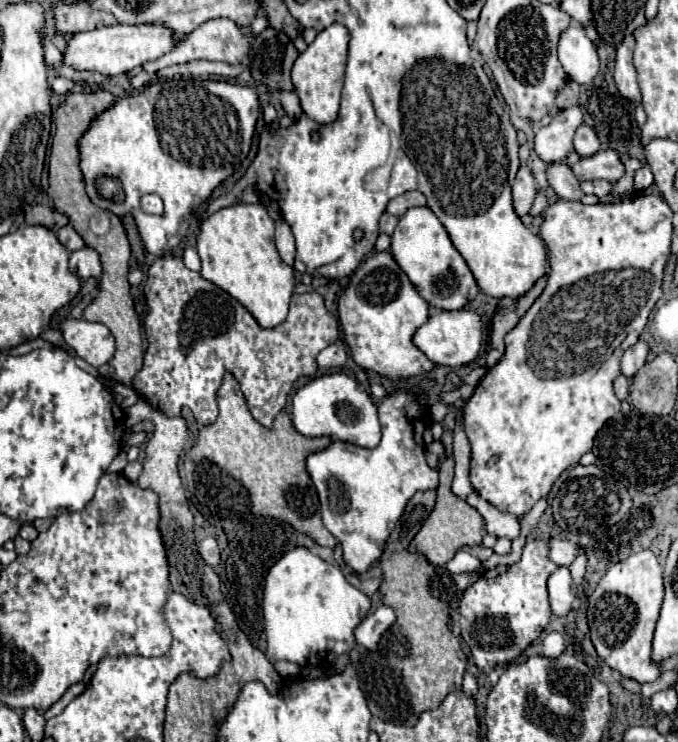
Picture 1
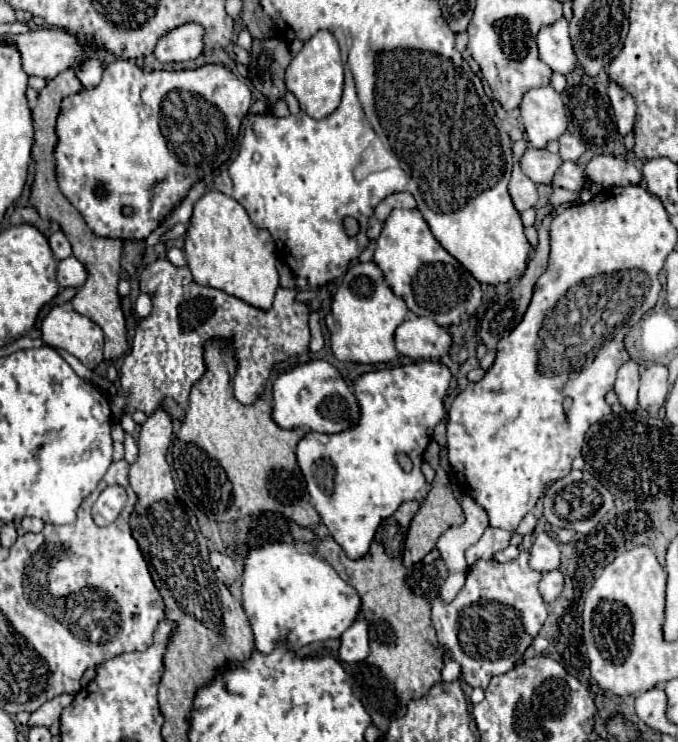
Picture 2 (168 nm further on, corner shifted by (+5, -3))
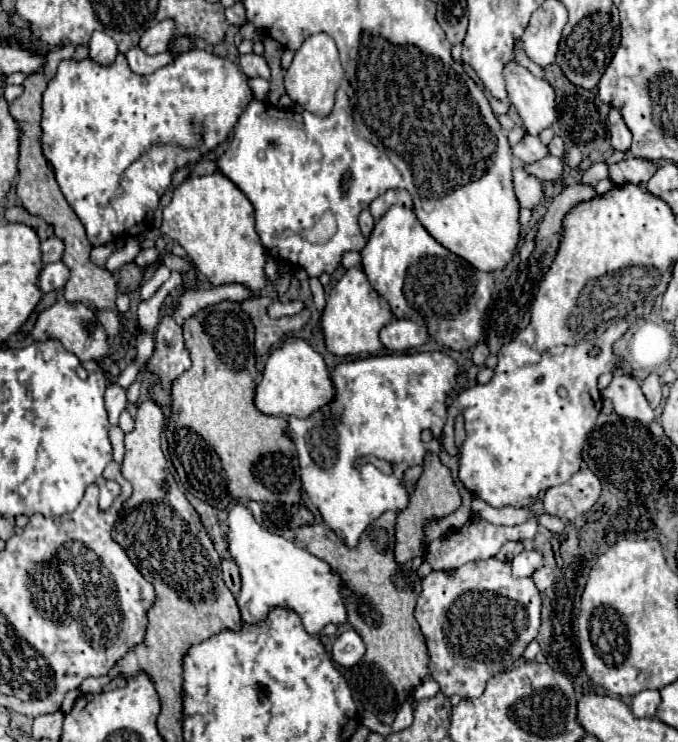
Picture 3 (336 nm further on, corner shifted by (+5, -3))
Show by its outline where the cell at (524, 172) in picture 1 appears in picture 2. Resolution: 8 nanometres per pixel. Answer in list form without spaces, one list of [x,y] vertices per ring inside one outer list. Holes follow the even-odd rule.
[[[514,165],[514,171],[512,171],[510,197],[512,197],[512,203],[518,213],[534,207],[538,201],[536,185],[532,183],[532,179],[528,179],[528,175],[524,175],[524,171],[520,171],[518,165]]]

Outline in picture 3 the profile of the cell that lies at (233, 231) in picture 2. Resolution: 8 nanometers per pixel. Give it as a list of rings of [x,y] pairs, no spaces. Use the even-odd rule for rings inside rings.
[[[220,171],[202,177],[186,177],[184,183],[174,187],[172,201],[164,209],[162,233],[186,249],[200,275],[212,285],[240,283],[254,293],[266,285],[266,251],[254,231],[254,207]]]

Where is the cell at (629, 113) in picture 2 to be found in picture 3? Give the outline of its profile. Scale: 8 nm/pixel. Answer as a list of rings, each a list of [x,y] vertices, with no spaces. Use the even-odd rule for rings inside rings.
[[[610,109],[608,114],[608,131],[610,133],[610,145],[614,151],[630,151],[630,143],[632,143],[632,133],[628,131],[628,127],[622,121],[622,115],[618,109]]]

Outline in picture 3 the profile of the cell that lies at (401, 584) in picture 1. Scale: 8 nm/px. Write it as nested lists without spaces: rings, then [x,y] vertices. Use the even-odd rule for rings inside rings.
[[[386,511],[384,515],[380,515],[376,521],[368,525],[368,529],[364,531],[356,547],[346,547],[334,535],[334,531],[324,523],[302,525],[296,529],[296,539],[312,555],[326,561],[342,577],[342,583],[350,589],[350,591],[340,591],[340,595],[346,605],[348,623],[354,627],[354,631],[362,637],[366,645],[366,655],[362,657],[360,663],[346,669],[344,673],[362,707],[374,713],[384,725],[390,725],[394,721],[396,709],[406,701],[406,697],[396,695],[396,689],[406,693],[406,689],[400,687],[398,679],[404,677],[412,685],[418,685],[420,679],[424,679],[430,673],[426,643],[412,613],[422,589],[420,577],[426,577],[432,571],[432,567],[424,561],[418,567],[418,573],[402,571],[402,567],[394,561],[394,523],[396,523],[396,513]],[[368,665],[374,665],[376,669],[370,669]],[[382,677],[388,677],[388,679],[382,681]],[[362,679],[364,679],[364,685],[362,685]],[[366,679],[370,681],[368,685],[366,685]],[[362,697],[368,701],[364,701]]]

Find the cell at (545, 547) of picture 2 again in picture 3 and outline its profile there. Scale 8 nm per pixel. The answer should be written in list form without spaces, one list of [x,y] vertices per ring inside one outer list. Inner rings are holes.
[[[522,551],[512,559],[512,575],[514,577],[530,577],[542,565],[542,555],[536,551]]]

